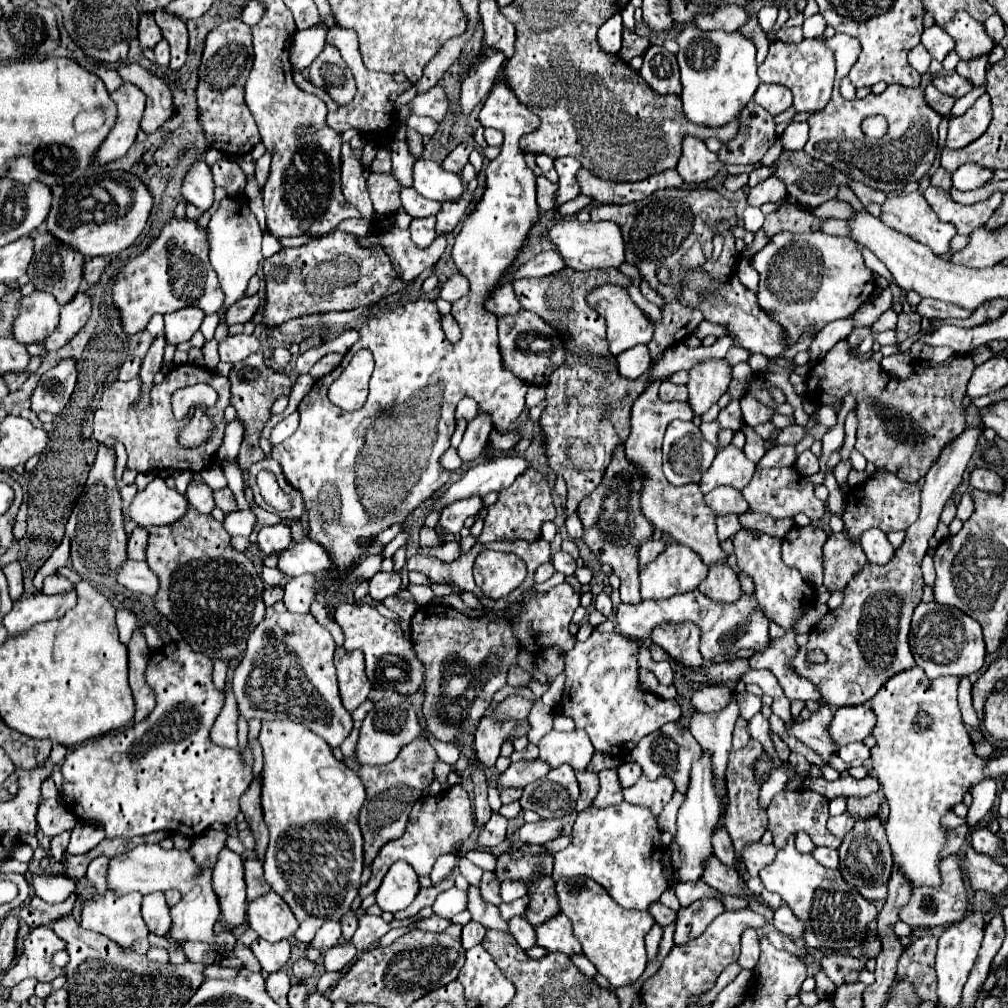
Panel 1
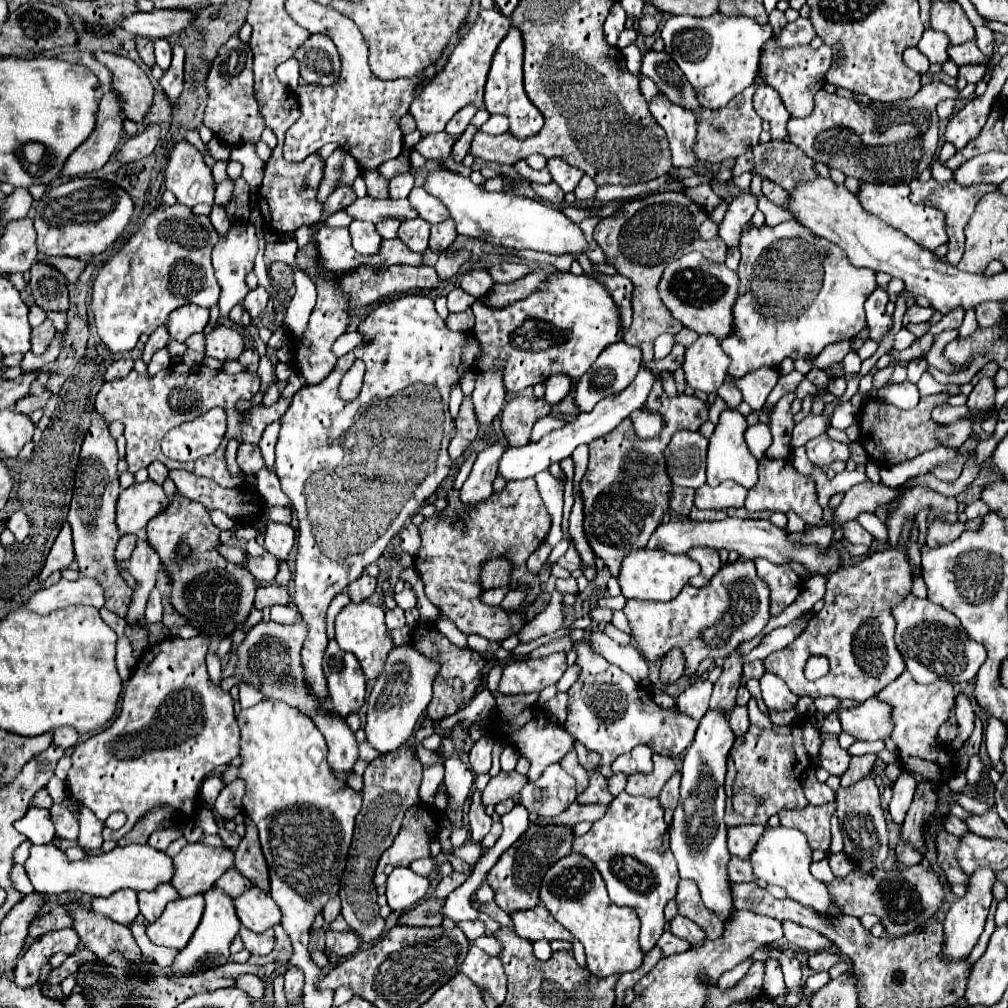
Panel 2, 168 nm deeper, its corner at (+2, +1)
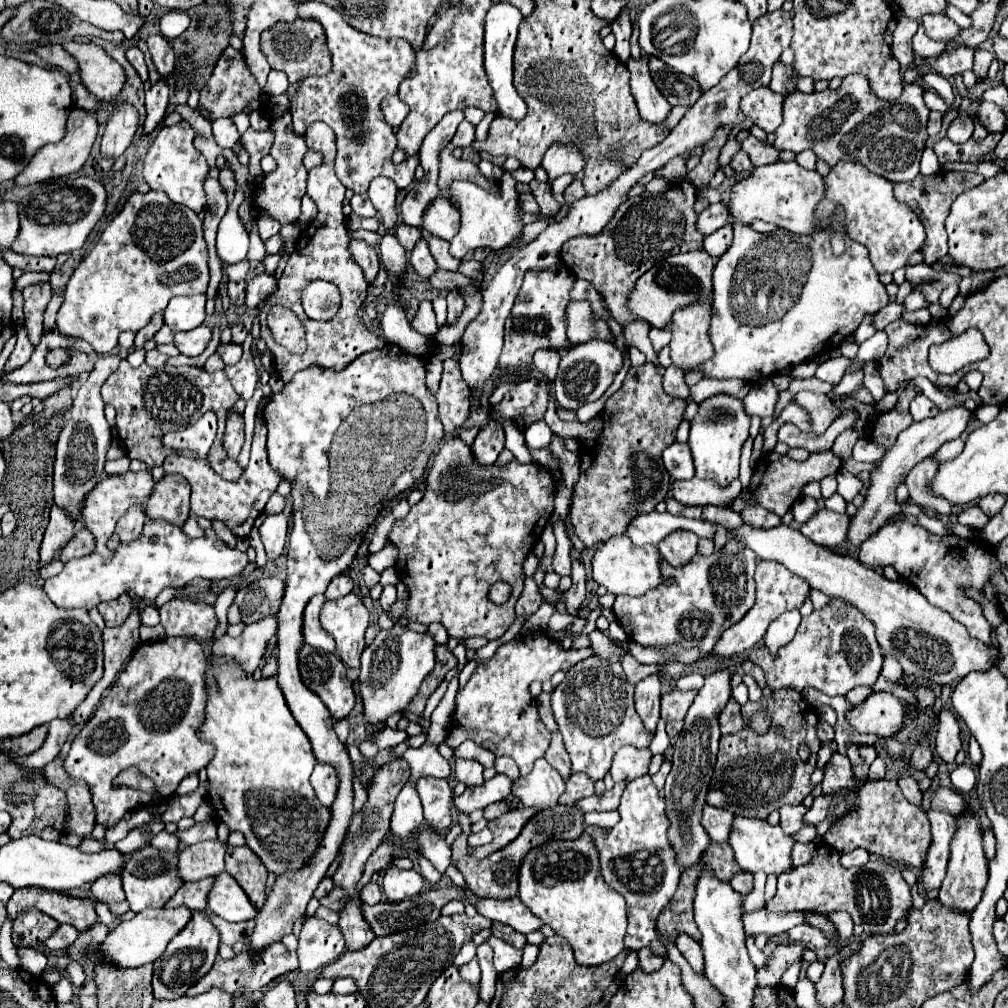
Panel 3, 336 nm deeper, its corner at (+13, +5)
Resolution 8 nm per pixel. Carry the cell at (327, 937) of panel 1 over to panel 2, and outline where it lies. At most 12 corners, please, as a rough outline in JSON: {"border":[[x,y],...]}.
{"border":[[332,898],[322,914],[330,924],[340,914],[340,900]]}

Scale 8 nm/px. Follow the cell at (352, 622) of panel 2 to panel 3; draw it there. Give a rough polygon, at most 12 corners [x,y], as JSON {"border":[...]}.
{"border":[[351,592],[321,610],[337,654],[359,668],[369,610]]}

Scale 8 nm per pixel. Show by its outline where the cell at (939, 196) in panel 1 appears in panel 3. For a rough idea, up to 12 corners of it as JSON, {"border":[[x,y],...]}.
{"border":[[939,172],[895,184],[895,198],[921,218],[927,264],[947,256],[945,218],[985,178]]}

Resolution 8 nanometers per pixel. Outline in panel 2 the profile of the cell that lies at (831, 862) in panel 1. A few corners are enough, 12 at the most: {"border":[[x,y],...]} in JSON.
{"border":[[846,852],[828,854],[834,876],[858,870]]}

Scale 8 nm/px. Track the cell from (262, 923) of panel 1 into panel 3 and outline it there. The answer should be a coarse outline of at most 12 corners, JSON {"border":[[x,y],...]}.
{"border":[[217,876],[207,902],[227,922],[259,914],[237,880]]}

